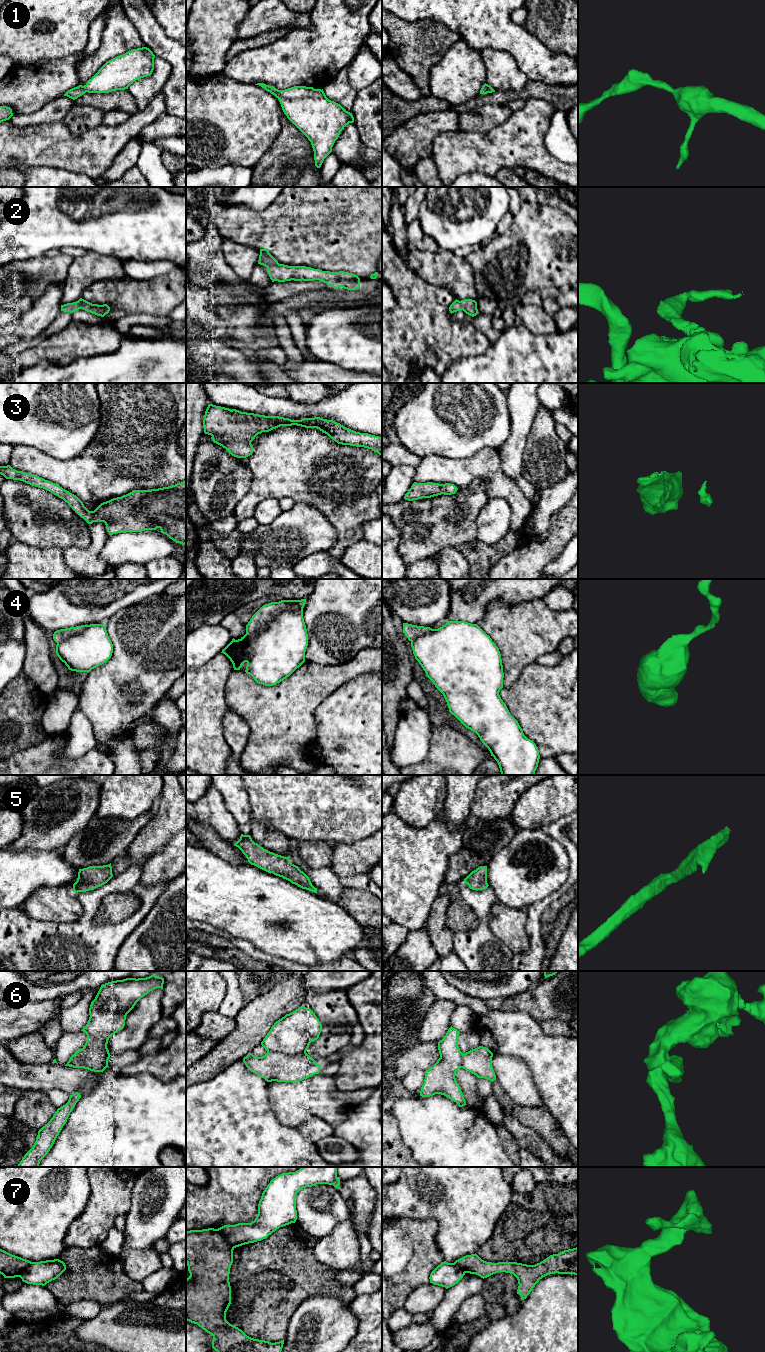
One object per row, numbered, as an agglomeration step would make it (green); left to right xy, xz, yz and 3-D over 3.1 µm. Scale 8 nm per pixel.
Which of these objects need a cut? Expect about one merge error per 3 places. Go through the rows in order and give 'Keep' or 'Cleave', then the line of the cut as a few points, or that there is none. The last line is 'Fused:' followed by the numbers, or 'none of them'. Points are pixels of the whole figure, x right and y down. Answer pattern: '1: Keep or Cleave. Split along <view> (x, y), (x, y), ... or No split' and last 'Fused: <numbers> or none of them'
1: Keep. No split
2: Keep. No split
3: Keep. No split
4: Cleave. Split along xz (302, 609), (287, 607), (254, 636), (245, 635)
5: Keep. No split
6: Cleave. Split along xz (267, 1050), (289, 1054), (305, 1053)
7: Cleave. Split along xz (217, 1229), (234, 1247)
Fused: 4, 6, 7

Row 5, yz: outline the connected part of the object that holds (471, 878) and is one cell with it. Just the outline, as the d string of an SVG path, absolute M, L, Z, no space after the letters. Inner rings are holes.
M480 866L472 871L464 881L472 890L484 890L489 886L487 883L487 866Z

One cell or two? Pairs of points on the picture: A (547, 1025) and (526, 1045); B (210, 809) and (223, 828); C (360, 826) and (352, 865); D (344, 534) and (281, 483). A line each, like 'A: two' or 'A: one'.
A: two
B: one
C: two
D: one

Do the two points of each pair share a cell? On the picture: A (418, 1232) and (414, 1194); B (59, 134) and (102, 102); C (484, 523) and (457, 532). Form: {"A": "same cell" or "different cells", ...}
{"A": "different cells", "B": "different cells", "C": "different cells"}

